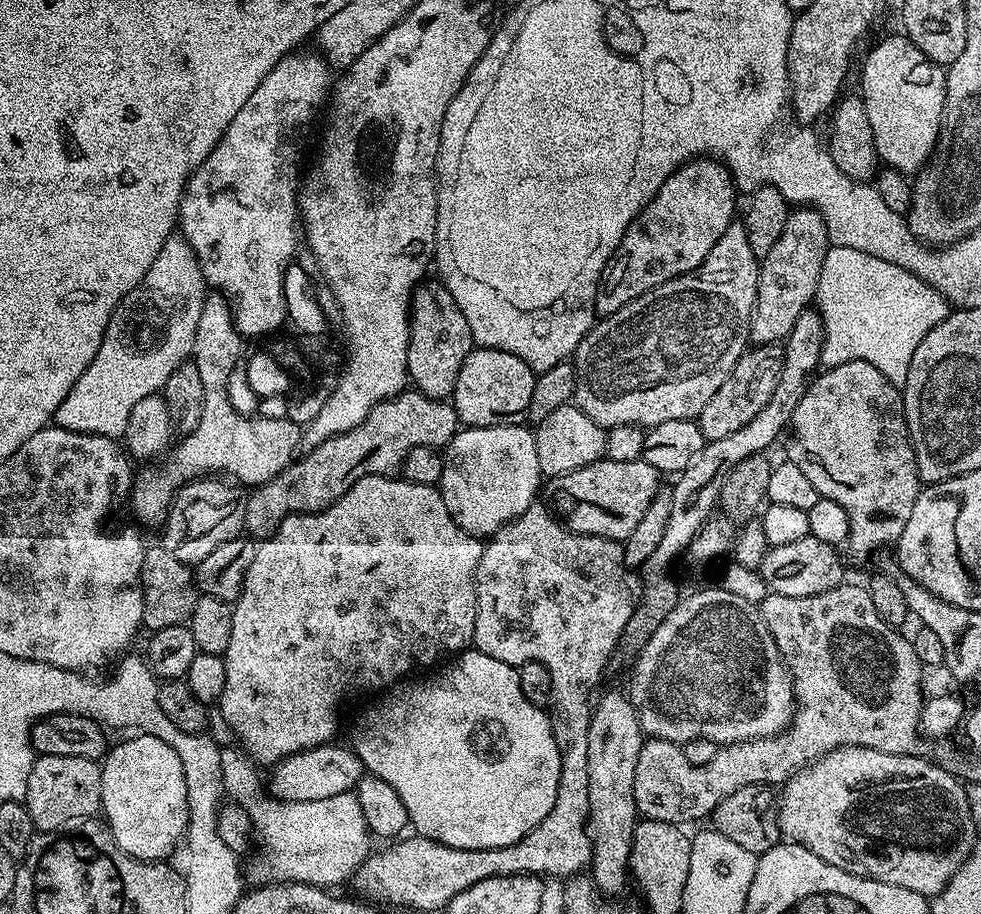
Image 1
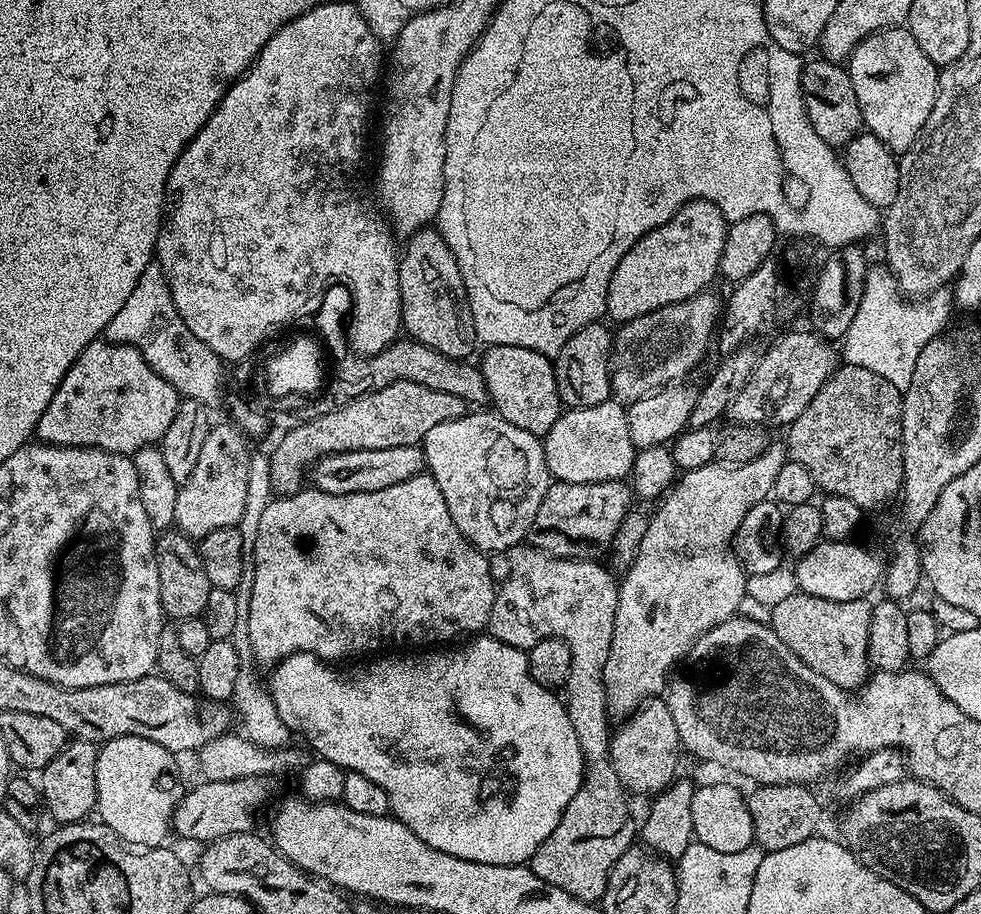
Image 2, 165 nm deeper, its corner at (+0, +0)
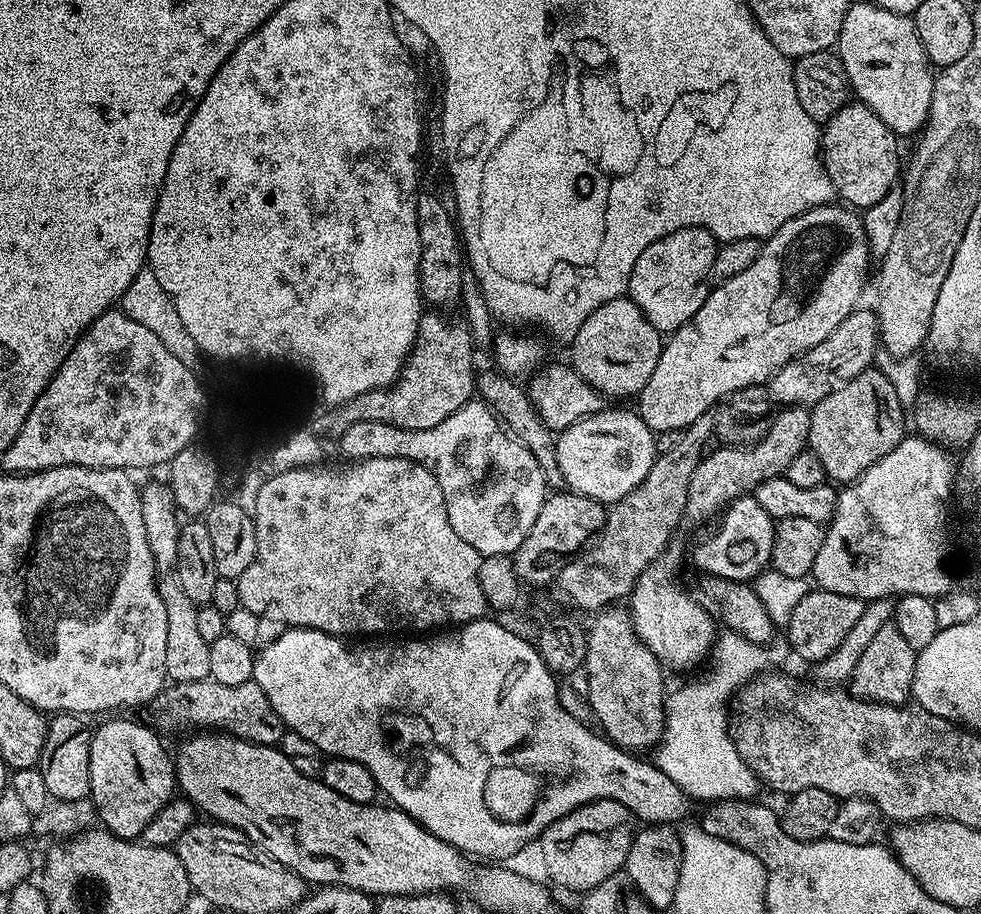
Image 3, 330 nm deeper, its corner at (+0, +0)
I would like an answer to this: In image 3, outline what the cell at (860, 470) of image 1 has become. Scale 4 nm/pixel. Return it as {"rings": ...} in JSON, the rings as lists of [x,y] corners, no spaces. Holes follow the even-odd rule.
{"rings":[[[873,366],[858,374],[858,378],[850,378],[834,394],[826,394],[822,402],[811,405],[808,448],[818,454],[829,481],[841,480],[841,485],[847,486],[905,440],[904,416],[906,410],[898,402],[890,378]]]}

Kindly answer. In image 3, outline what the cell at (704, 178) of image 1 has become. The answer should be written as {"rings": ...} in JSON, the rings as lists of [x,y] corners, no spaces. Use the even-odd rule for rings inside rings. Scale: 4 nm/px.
{"rings":[[[683,228],[674,230],[674,234],[666,234],[666,238],[658,238],[642,254],[638,254],[638,262],[634,262],[634,270],[628,279],[626,296],[635,302],[638,310],[661,334],[676,332],[706,302],[710,291],[712,263],[716,257],[718,241],[705,228]]]}

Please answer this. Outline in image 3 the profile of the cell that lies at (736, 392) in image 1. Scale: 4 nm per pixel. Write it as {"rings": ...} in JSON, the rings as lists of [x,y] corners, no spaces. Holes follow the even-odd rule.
{"rings":[[[864,306],[857,307],[826,342],[818,342],[818,346],[783,364],[768,381],[766,391],[780,406],[811,406],[822,402],[826,394],[834,394],[834,390],[846,386],[850,378],[858,378],[858,374],[873,367],[878,356],[879,334],[880,321],[875,311],[868,309],[867,312]]]}

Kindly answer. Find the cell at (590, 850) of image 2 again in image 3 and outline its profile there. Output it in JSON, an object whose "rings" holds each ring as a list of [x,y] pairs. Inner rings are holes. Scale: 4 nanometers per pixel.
{"rings":[[[595,800],[575,808],[570,814],[558,818],[558,822],[550,825],[540,835],[538,847],[540,847],[540,860],[544,863],[544,872],[560,888],[569,888],[572,892],[583,894],[594,886],[606,882],[606,878],[617,875],[624,868],[626,858],[630,854],[632,837],[638,831],[637,821],[630,810],[622,806],[622,802],[613,800]]]}

